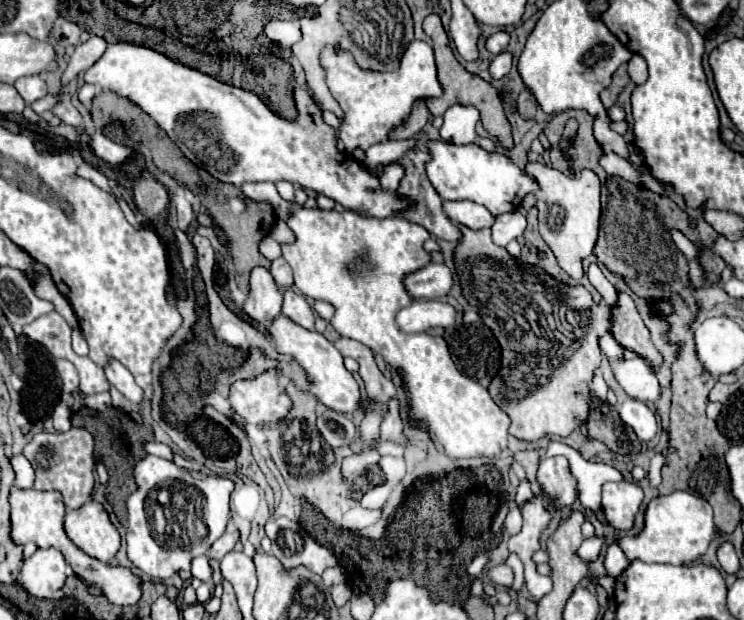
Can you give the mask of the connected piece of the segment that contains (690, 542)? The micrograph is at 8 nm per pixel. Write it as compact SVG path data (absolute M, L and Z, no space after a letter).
M672 492L668 496L654 498L644 512L644 528L636 536L620 536L614 540L626 554L626 558L642 562L664 562L664 564L688 564L700 558L714 536L712 506L690 492Z

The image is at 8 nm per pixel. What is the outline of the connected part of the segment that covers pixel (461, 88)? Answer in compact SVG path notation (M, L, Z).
M430 14L426 20L424 20L424 32L428 36L432 36L434 40L434 54L436 54L436 66L438 66L438 80L442 84L442 90L444 94L440 98L434 98L434 100L426 100L428 104L428 110L432 112L432 116L442 116L450 106L454 104L464 104L464 106L474 106L478 108L480 112L480 120L482 120L482 126L488 134L496 136L500 140L500 144L504 148L514 148L514 140L512 140L512 126L502 110L502 102L498 98L498 92L494 90L492 84L484 82L480 76L472 76L470 72L464 70L464 66L454 58L454 52L448 44L448 36L440 24L440 18L436 14Z

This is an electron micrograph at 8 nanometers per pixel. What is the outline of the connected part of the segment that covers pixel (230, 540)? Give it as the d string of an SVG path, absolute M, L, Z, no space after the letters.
M228 526L226 532L210 546L210 552L208 552L208 558L214 558L214 560L222 560L228 552L232 552L234 544L238 542L238 530L234 526Z

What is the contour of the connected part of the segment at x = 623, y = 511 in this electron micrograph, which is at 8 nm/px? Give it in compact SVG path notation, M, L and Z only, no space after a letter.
M608 482L602 488L602 510L610 526L616 530L628 530L634 524L634 516L644 498L642 488L636 482Z

